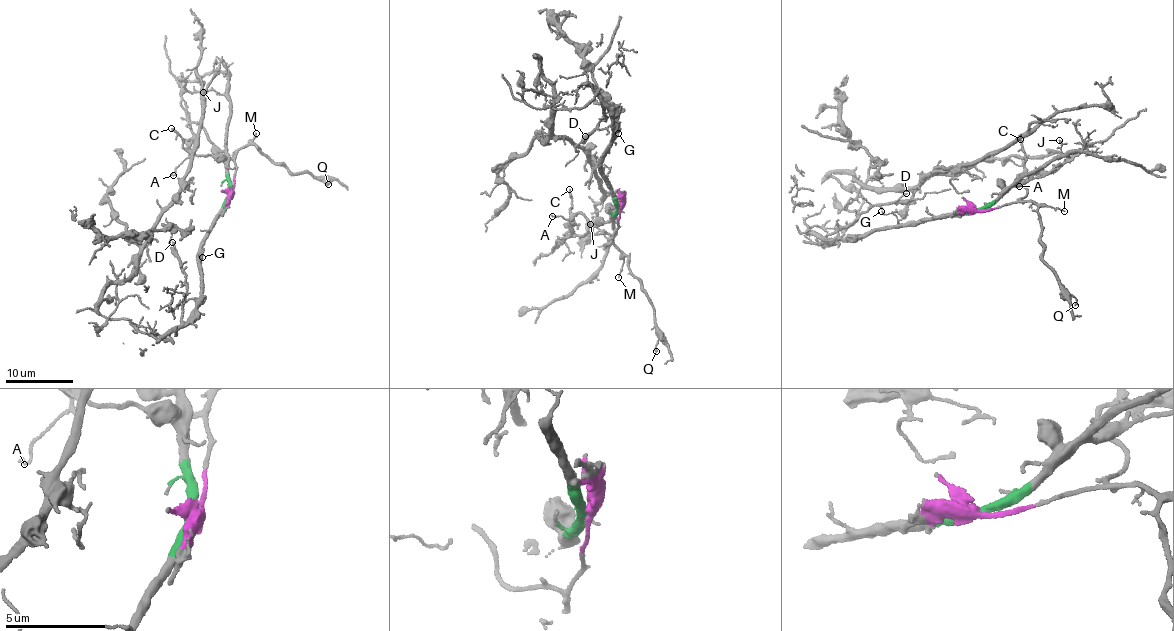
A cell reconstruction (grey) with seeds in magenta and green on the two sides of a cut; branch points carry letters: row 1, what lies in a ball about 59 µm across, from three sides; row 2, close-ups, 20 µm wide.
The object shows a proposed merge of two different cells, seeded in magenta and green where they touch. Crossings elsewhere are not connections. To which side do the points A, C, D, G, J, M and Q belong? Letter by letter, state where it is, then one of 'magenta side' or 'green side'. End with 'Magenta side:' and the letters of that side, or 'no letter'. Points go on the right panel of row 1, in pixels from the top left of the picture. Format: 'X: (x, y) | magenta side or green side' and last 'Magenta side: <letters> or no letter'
A: (1019, 186) | magenta side
C: (1020, 139) | magenta side
D: (906, 193) | green side
G: (881, 211) | green side
J: (1059, 140) | green side
M: (1064, 211) | magenta side
Q: (1075, 305) | magenta side
Magenta side: A, C, M, Q

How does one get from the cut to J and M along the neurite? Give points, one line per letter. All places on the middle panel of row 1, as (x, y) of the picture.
J: (619, 208), (612, 223), (616, 234), (606, 238), (590, 224)
M: (619, 208), (613, 235), (616, 249), (624, 260), (619, 278)

